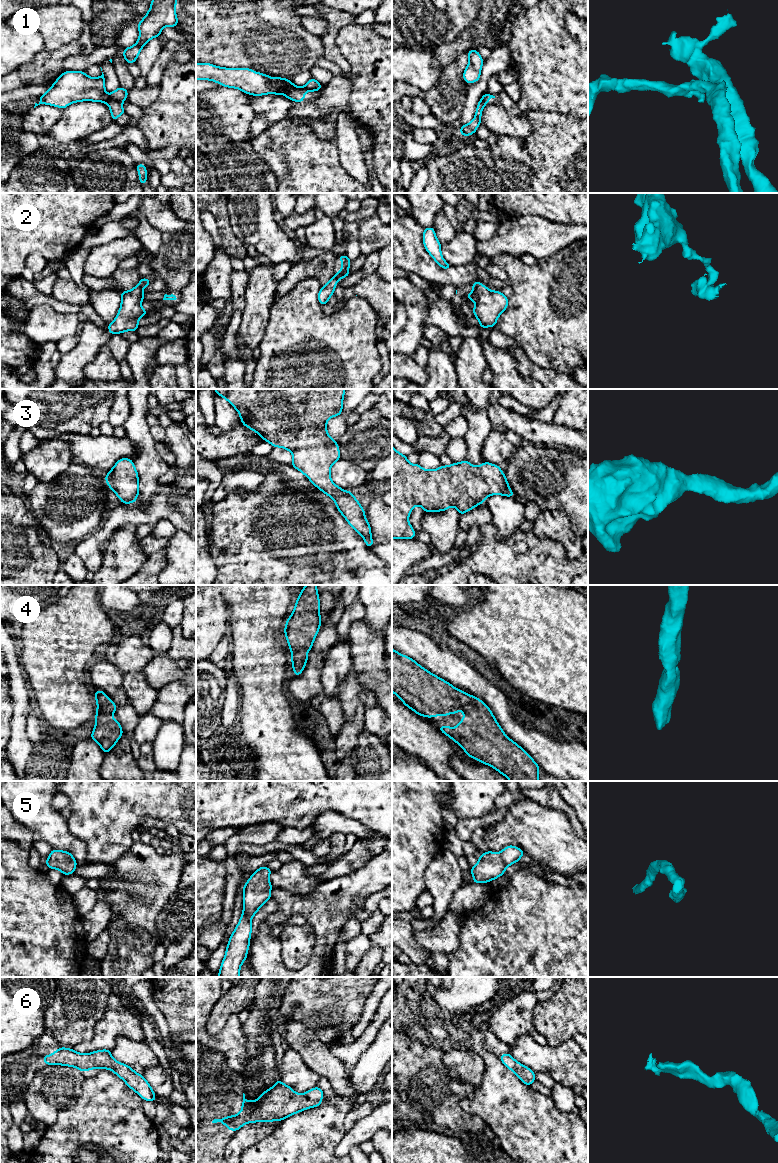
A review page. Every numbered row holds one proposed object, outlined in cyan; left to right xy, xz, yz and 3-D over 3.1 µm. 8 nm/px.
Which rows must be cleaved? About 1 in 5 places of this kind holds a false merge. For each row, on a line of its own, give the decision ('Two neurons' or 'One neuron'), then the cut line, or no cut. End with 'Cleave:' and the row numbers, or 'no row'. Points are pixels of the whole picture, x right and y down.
1: Two neurons. Split along xy (110, 95), (107, 103)
2: Two neurons. Split along xy (138, 285), (141, 289)
3: One neuron. No split
4: One neuron. No split
5: One neuron. No split
6: One neuron. No split
Cleave: 1, 2

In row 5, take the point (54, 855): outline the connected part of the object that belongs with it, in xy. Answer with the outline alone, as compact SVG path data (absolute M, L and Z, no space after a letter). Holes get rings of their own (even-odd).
M51 850L45 864L49 869L58 869L63 875L74 873L77 862L73 855L67 851Z

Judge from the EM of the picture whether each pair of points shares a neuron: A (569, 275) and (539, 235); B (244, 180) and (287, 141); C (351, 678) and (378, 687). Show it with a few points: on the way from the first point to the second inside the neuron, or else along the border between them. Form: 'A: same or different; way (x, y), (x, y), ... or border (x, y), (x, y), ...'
A: different; border (574, 242), (547, 257), (538, 259)
B: different; border (250, 142), (254, 152), (276, 178), (276, 182)
C: different; border (352, 668), (356, 673), (356, 680), (374, 695)

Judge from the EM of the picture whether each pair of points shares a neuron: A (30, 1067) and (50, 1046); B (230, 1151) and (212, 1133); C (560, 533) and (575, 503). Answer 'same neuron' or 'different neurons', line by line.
A: same neuron
B: different neurons
C: different neurons

